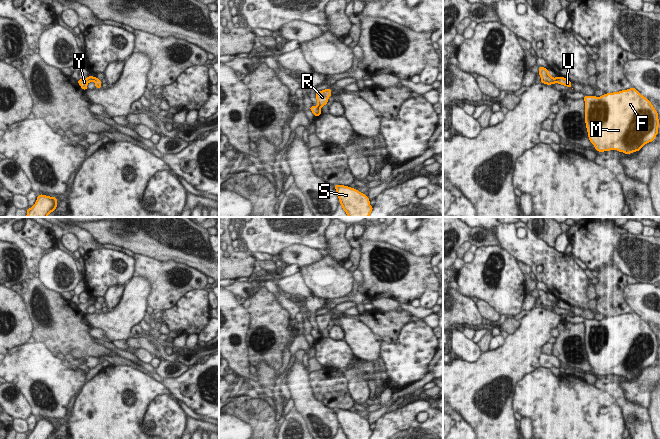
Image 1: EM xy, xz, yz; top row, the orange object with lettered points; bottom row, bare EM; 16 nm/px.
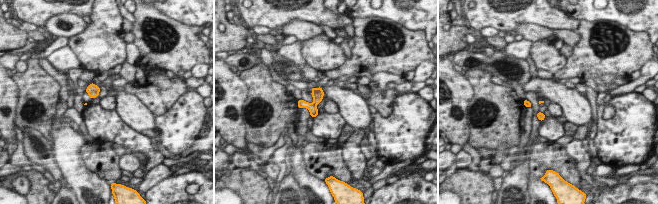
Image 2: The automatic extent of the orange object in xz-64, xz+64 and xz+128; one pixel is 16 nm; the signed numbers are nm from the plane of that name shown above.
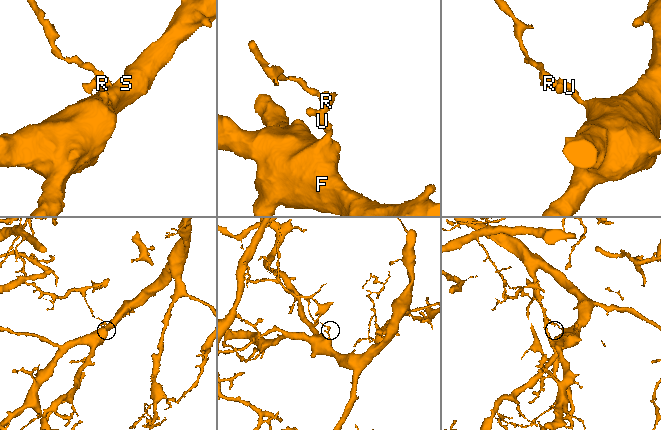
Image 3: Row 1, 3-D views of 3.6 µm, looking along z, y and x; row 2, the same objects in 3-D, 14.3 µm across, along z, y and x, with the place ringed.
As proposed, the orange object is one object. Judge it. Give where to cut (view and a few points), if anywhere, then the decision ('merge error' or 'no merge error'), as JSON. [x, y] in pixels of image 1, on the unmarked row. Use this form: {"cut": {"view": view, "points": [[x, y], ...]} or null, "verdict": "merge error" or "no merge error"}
{"cut": {"view": "yz", "points": [[556, 302], [557, 305]]}, "verdict": "merge error"}

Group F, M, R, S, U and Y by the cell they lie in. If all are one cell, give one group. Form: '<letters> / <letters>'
F M S U Y / R

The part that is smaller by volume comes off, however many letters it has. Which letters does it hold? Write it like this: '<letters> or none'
R.

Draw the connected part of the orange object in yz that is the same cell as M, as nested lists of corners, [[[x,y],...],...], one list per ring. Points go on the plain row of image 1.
[[[633,311],[601,321],[585,320],[583,323],[588,361],[599,376],[618,374],[630,378],[654,365],[658,358],[658,337],[650,325]]]

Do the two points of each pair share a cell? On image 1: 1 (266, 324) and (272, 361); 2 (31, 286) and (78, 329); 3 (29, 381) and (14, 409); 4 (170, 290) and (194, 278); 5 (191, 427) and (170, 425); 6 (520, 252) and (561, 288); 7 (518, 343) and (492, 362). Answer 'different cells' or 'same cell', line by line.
1: same cell
2: same cell
3: different cells
4: same cell
5: different cells
6: same cell
7: same cell

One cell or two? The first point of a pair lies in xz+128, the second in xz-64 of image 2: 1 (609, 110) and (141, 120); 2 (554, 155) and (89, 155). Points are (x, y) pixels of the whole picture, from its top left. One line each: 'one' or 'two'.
1: two
2: one

